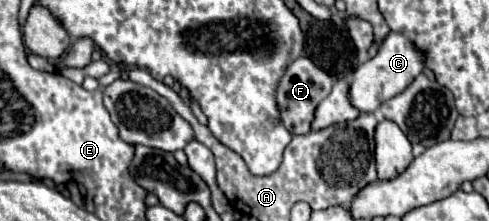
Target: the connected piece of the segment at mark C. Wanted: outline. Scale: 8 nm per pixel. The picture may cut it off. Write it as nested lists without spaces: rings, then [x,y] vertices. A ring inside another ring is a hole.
[[[390,32],[382,42],[380,50],[374,58],[366,60],[354,72],[354,80],[350,84],[350,100],[360,112],[374,112],[380,108],[382,102],[398,96],[420,72],[424,70],[424,54],[404,36],[398,32]]]

